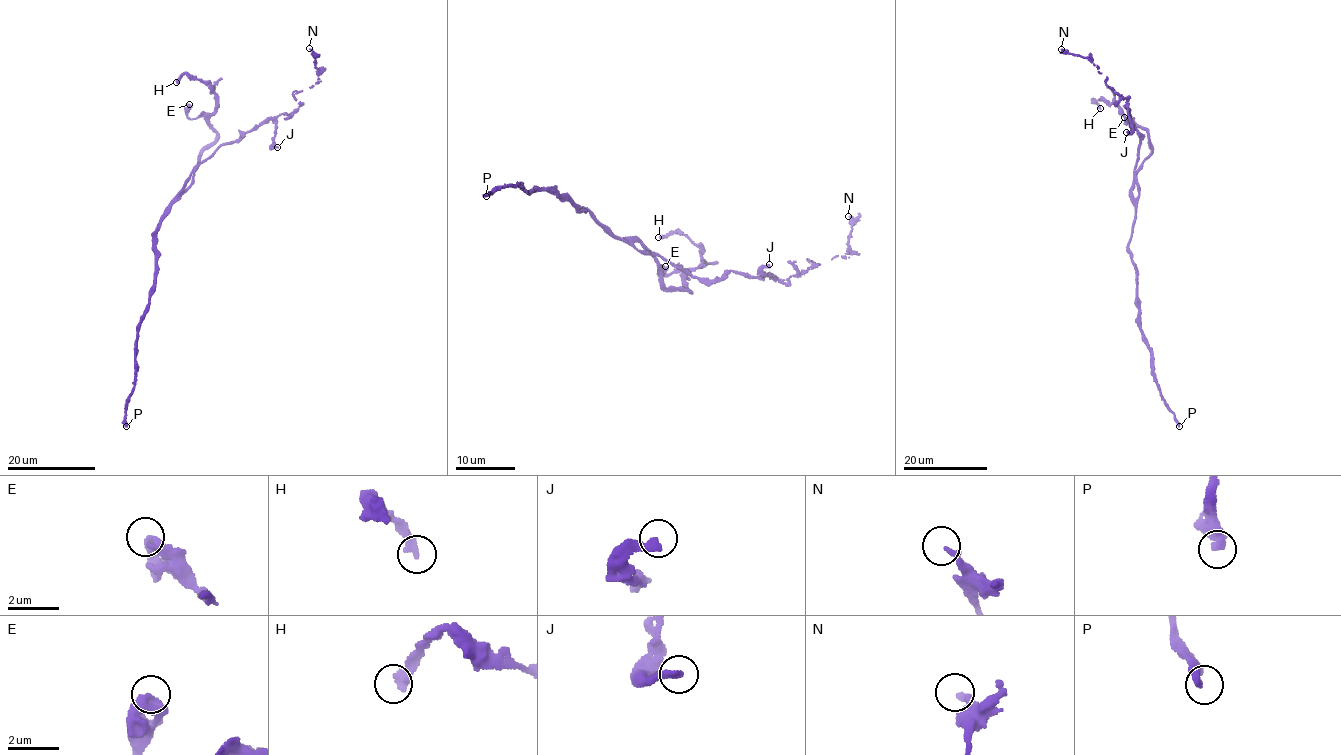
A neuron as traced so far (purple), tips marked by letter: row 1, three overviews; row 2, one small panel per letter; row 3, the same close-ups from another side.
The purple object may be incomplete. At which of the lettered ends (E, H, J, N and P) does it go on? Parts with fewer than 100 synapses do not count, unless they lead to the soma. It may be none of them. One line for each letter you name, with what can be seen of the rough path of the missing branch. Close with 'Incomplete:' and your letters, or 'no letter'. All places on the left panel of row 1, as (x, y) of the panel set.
Incomplete: no letter

